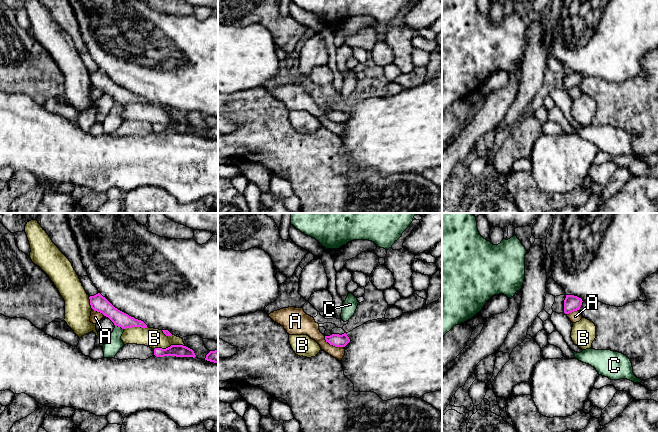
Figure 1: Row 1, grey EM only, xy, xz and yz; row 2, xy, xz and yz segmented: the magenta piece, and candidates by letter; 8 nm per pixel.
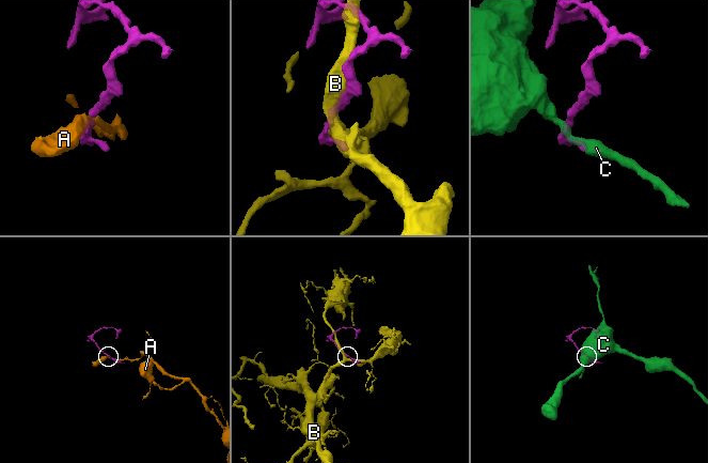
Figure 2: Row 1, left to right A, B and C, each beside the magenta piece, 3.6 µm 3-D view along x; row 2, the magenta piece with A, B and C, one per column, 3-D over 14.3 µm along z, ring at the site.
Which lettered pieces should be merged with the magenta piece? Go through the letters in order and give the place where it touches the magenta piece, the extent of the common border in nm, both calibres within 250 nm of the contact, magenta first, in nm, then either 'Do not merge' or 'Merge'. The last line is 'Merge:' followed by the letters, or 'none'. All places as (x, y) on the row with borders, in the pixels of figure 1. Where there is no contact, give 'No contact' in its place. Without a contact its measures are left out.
A: Touches magenta at xz (333, 345). Shared border 180 nm. Thickness 100 nm (magenta) against 140 nm. Do not merge
B: Touches magenta at xy (170, 346). Shared border 260 nm. Thickness 100 nm (magenta) against 160 nm. Do not merge
C: Touches magenta at xy (119, 326). Shared border 80 nm. Thickness 130 nm (magenta) against 140 nm. Do not merge
Merge: none

